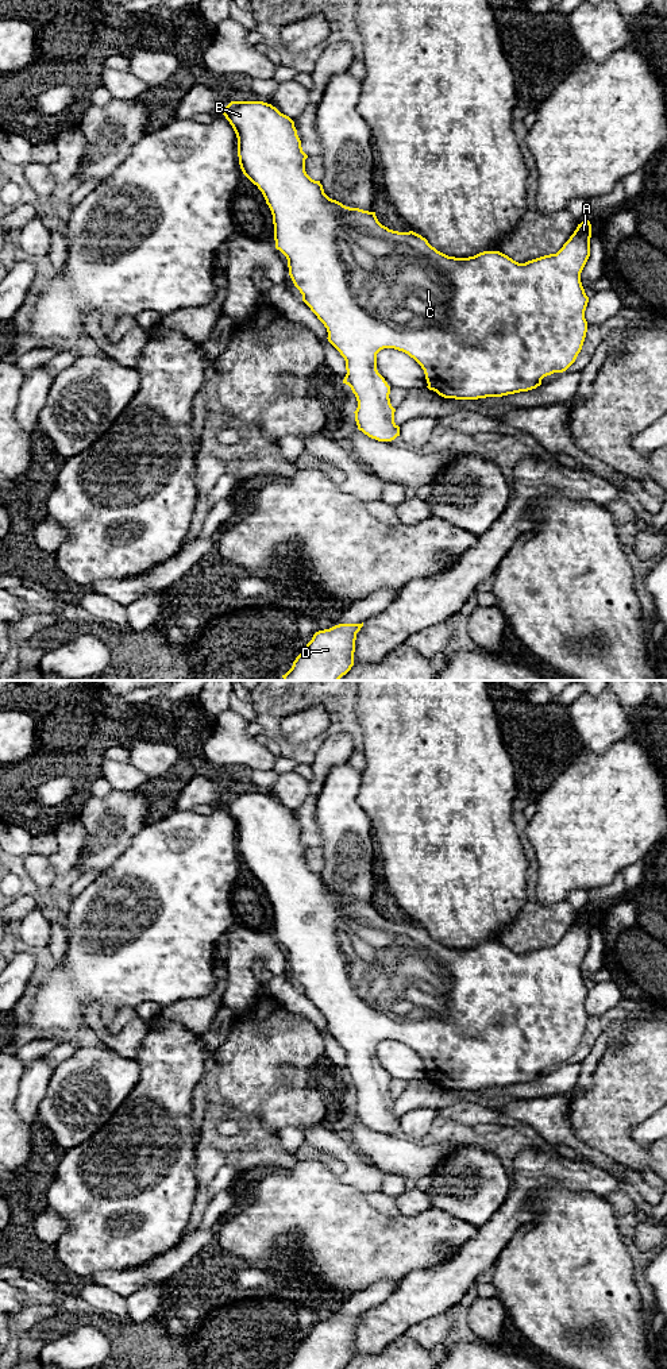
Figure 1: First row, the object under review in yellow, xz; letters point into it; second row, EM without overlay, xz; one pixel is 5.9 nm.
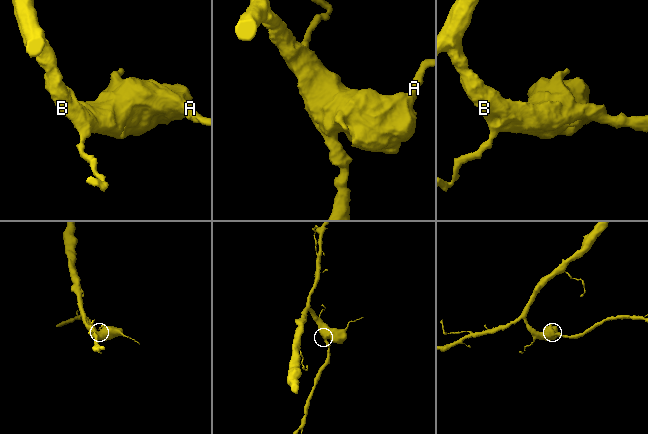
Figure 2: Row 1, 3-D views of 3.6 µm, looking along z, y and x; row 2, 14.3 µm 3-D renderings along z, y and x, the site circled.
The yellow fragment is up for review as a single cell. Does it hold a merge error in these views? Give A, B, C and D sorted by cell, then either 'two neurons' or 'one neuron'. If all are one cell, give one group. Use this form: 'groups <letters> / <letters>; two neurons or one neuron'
groups A B C D; one neuron

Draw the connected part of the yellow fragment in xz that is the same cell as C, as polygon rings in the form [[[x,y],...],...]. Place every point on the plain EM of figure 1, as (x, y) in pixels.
[[[231,793],[223,802],[223,806],[232,817],[238,829],[238,848],[243,865],[258,878],[273,906],[275,940],[288,950],[289,967],[294,977],[302,986],[302,992],[311,999],[317,1010],[324,1015],[328,1023],[328,1033],[340,1044],[346,1052],[347,1065],[343,1075],[348,1076],[356,1088],[358,1099],[355,1112],[358,1121],[378,1133],[392,1133],[400,1127],[400,1118],[394,1114],[396,1100],[390,1095],[390,1077],[377,1061],[377,1045],[383,1040],[394,1040],[408,1045],[424,1061],[428,1080],[436,1083],[444,1090],[478,1091],[486,1088],[502,1088],[520,1083],[528,1083],[541,1076],[541,1071],[554,1064],[566,1063],[577,1050],[582,1041],[587,1013],[585,1002],[589,988],[581,973],[581,964],[590,948],[591,915],[585,910],[578,915],[574,925],[556,945],[544,946],[525,955],[518,955],[500,942],[483,942],[469,949],[448,948],[432,938],[425,929],[409,922],[398,923],[382,917],[375,903],[350,899],[342,894],[329,890],[320,872],[312,871],[305,863],[305,851],[308,847],[302,842],[301,832],[297,826],[294,813],[281,805],[275,798],[263,793]]]

